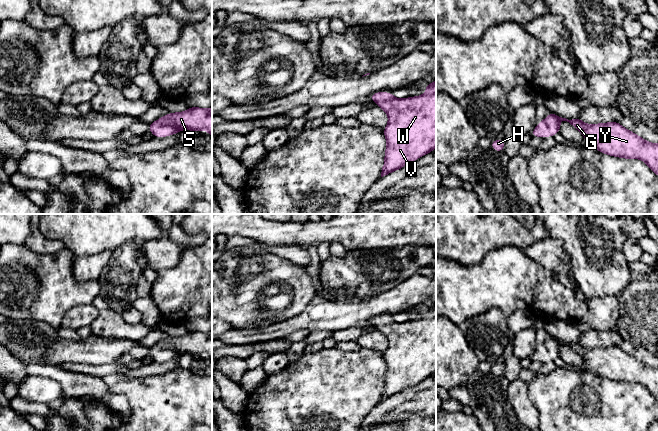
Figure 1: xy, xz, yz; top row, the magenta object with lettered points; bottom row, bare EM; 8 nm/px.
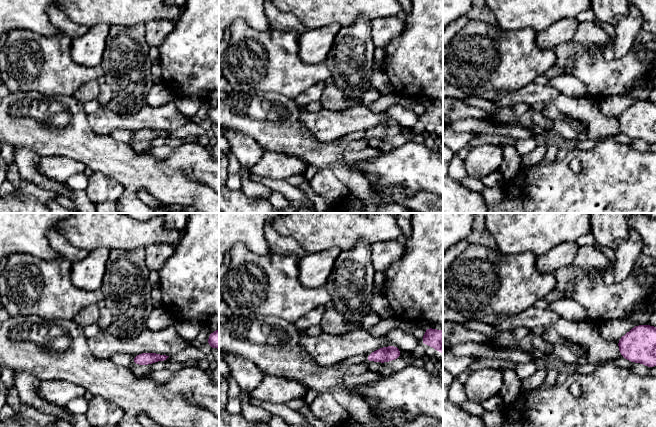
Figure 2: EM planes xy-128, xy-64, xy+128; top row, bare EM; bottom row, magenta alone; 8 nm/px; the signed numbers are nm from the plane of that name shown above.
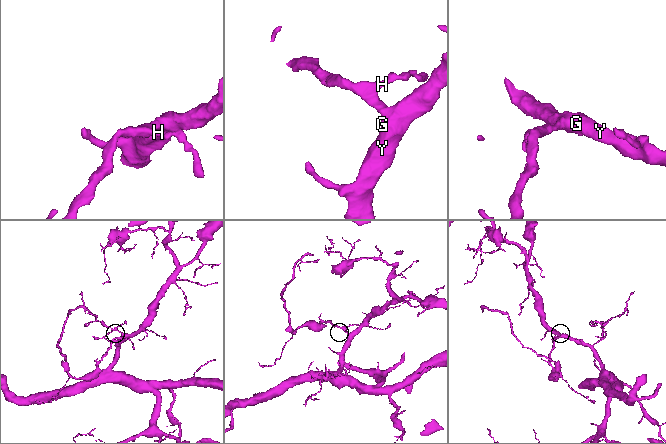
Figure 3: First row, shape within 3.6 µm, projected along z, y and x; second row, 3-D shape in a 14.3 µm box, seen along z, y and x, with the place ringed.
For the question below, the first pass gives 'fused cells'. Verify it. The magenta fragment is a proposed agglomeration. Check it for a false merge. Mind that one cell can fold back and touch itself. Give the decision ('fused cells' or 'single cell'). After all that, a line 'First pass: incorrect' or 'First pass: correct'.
single cell
First pass: incorrect

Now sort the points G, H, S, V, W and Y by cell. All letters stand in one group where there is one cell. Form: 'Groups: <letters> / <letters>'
Groups: G H S V W Y

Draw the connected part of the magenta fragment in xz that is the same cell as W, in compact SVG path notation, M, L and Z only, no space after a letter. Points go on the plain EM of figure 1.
M436 304L425 308L426 316L420 320L396 323L391 316L372 317L370 323L388 339L388 348L382 354L386 363L384 390L381 401L405 391L436 371Z

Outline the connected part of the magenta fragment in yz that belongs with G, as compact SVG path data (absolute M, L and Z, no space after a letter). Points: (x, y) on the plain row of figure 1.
M549 336L532 354L532 361L547 362L560 356L560 346L567 345L603 378L624 383L640 383L658 400L658 367L650 367L619 346L584 347L579 341L568 344Z

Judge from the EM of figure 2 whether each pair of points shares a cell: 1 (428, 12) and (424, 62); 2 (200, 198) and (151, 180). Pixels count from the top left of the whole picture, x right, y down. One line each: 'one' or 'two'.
1: one
2: one

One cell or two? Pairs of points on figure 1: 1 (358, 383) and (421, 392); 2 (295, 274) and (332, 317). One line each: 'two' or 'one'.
1: two
2: two

